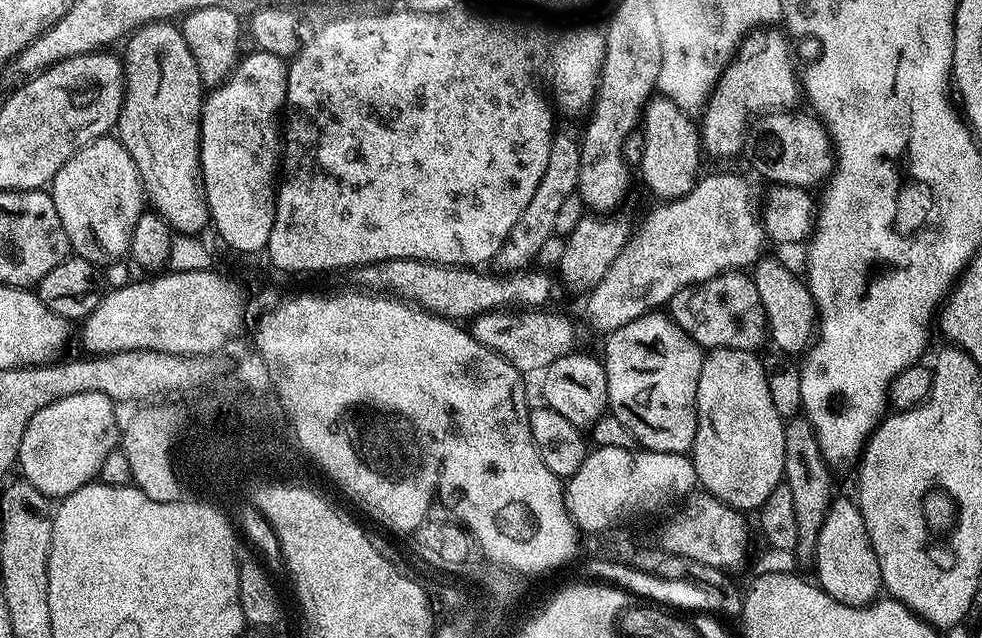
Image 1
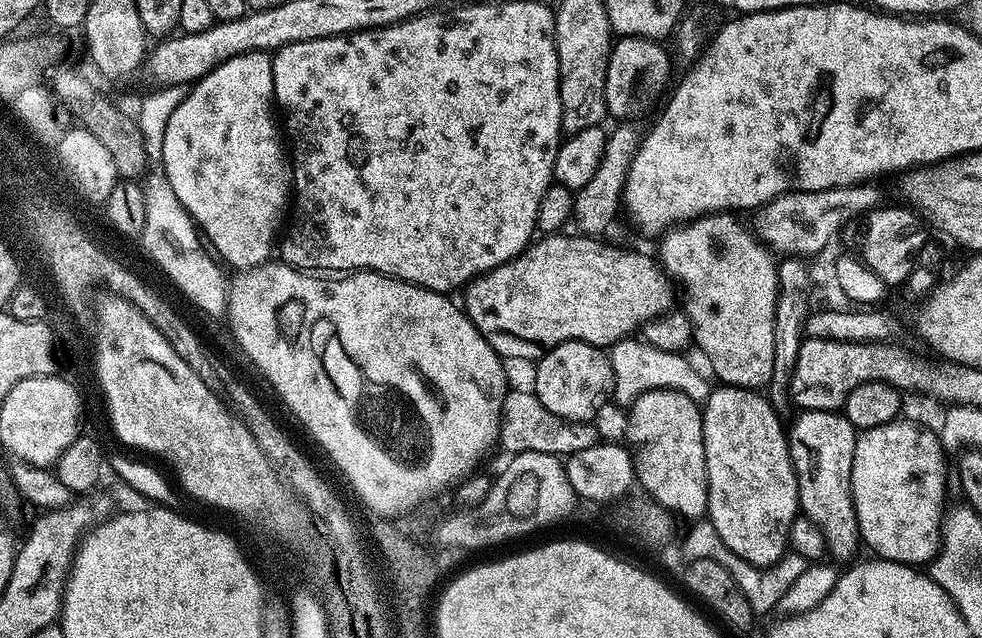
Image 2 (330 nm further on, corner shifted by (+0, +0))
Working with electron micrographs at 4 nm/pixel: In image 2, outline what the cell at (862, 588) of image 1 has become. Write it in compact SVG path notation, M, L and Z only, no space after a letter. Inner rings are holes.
M804 410L787 429L788 453L800 487L800 512L822 530L826 538L827 555L833 561L851 561L856 547L861 547L860 527L852 497L852 467L857 429L839 411L813 412Z

